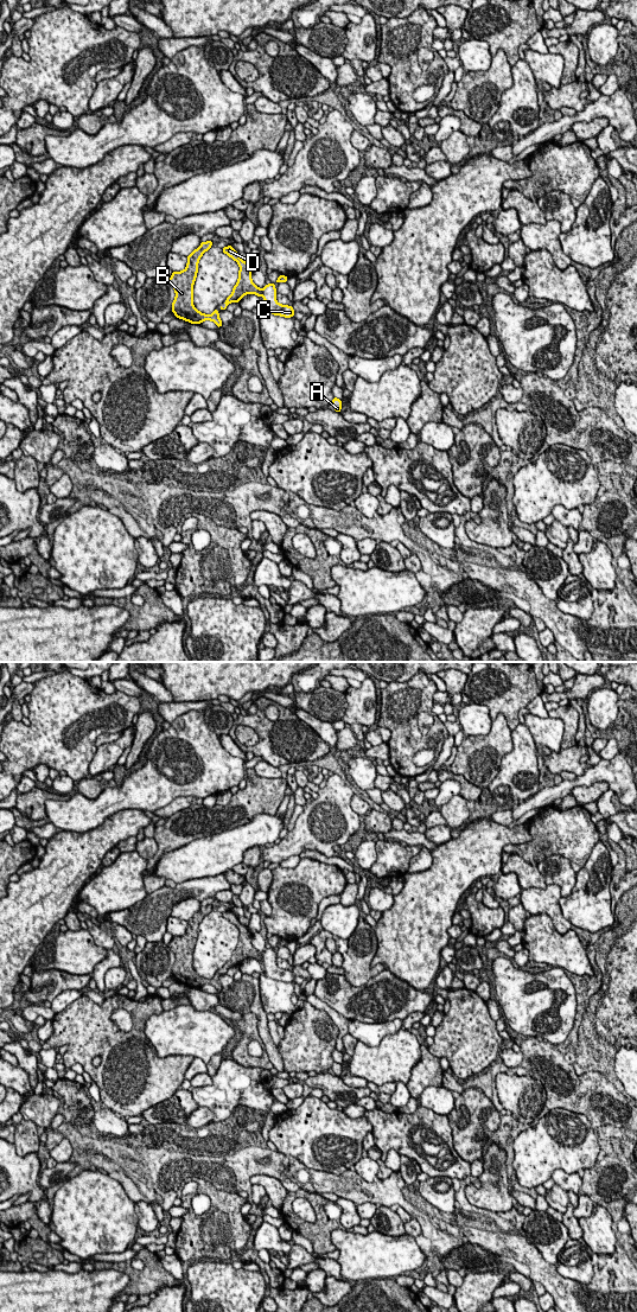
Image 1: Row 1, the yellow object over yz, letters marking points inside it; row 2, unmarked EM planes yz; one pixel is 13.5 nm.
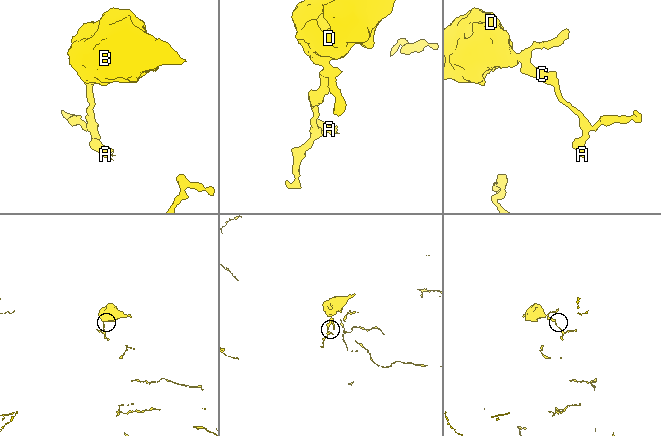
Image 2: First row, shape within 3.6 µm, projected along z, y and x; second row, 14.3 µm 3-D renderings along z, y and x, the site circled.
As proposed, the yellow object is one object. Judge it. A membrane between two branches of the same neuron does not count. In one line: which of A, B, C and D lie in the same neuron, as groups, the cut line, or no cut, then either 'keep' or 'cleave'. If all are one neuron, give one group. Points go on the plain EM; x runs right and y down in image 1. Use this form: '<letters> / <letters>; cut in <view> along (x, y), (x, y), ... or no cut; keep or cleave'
A C / B D; cut in yz along (261, 954), (262, 960); cleave

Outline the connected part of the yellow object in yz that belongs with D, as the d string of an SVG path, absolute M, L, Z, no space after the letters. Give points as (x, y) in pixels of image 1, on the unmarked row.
M231 910L224 911L223 917L238 928L240 935L237 947L234 950L231 958L224 966L225 972L223 973L221 970L221 974L225 974L230 967L238 967L246 958L262 961L262 954L251 944L251 932L249 928L243 925Z

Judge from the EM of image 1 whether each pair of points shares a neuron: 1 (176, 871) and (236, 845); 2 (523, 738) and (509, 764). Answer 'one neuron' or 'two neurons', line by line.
1: one neuron
2: one neuron

